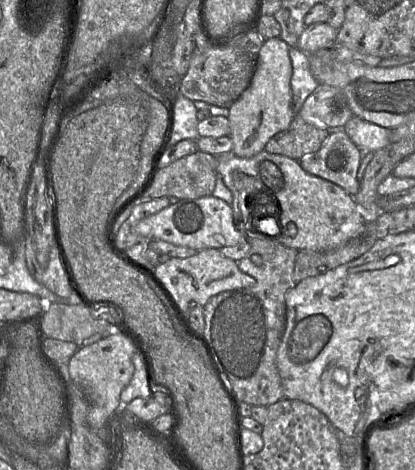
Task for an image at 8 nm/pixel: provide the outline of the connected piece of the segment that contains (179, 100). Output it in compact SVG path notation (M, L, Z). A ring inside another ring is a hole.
M181 93L174 97L174 123L169 146L185 139L196 141L200 137L197 131L199 122L196 116L197 111L194 102Z

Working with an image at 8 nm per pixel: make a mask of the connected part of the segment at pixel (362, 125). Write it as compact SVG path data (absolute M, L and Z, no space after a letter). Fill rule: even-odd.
M356 116L348 120L342 129L363 153L374 153L391 143L390 129Z

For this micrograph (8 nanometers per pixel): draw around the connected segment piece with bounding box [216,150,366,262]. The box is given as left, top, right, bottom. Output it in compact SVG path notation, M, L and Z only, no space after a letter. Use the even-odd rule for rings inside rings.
M265 150L251 158L238 157L232 151L216 157L218 159L217 173L233 195L231 206L234 224L242 233L242 239L238 244L223 247L220 251L224 256L236 262L246 256L252 239L265 239L269 236L261 234L256 228L255 218L258 219L261 215L254 215L256 212L253 208L254 204L250 206L248 212L245 201L241 201L241 193L234 183L235 172L247 174L263 184L264 190L261 195L268 197L266 214L274 213L279 219L280 236L277 241L288 248L298 251L334 249L356 236L366 224L360 208L351 195L337 184L306 172L297 160L284 155L271 154ZM289 223L294 223L297 227L295 236L287 234Z

